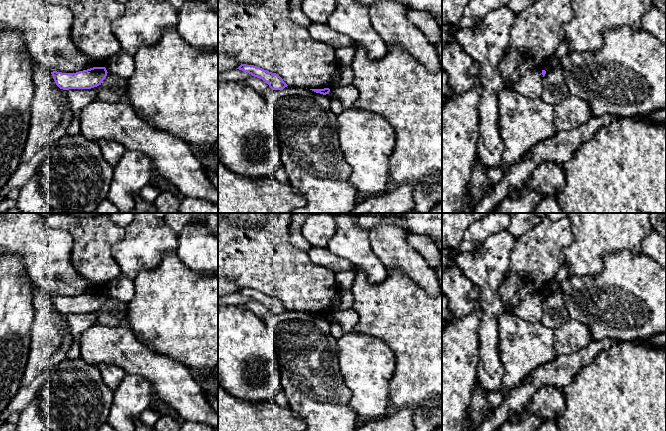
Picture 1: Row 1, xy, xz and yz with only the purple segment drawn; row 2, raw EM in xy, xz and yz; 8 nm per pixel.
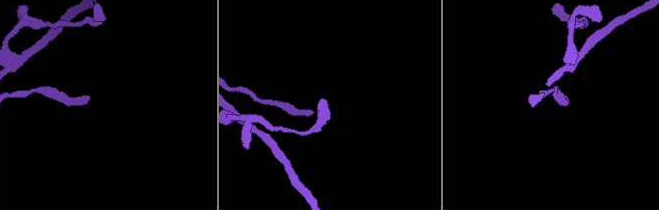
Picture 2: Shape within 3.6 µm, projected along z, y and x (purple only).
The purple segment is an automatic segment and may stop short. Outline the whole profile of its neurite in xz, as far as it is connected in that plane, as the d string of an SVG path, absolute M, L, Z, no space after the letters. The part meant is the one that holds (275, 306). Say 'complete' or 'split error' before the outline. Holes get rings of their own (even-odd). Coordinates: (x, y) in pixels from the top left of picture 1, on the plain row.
complete | M241 288L237 293L251 298L265 305L272 314L283 314L288 309L276 297L269 296L254 289Z

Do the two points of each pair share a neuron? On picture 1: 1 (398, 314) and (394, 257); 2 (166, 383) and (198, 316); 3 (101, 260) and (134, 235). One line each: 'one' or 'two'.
1: two
2: two
3: two

